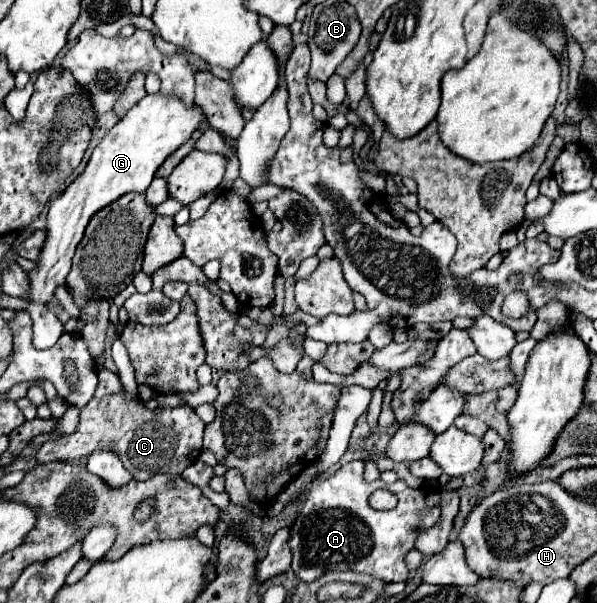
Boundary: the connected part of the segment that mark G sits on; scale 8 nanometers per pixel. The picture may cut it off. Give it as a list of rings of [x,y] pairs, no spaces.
[[[158,93],[146,95],[142,101],[138,101],[104,135],[104,139],[92,151],[86,169],[66,187],[62,195],[50,201],[46,215],[46,243],[42,245],[42,251],[38,255],[38,267],[28,273],[28,301],[48,305],[54,299],[56,287],[64,285],[66,281],[76,245],[82,241],[84,229],[92,215],[126,193],[144,193],[164,159],[184,141],[188,141],[190,135],[198,129],[200,121],[204,119],[202,109],[186,109],[186,105],[176,99],[178,97],[164,97],[162,93]]]

